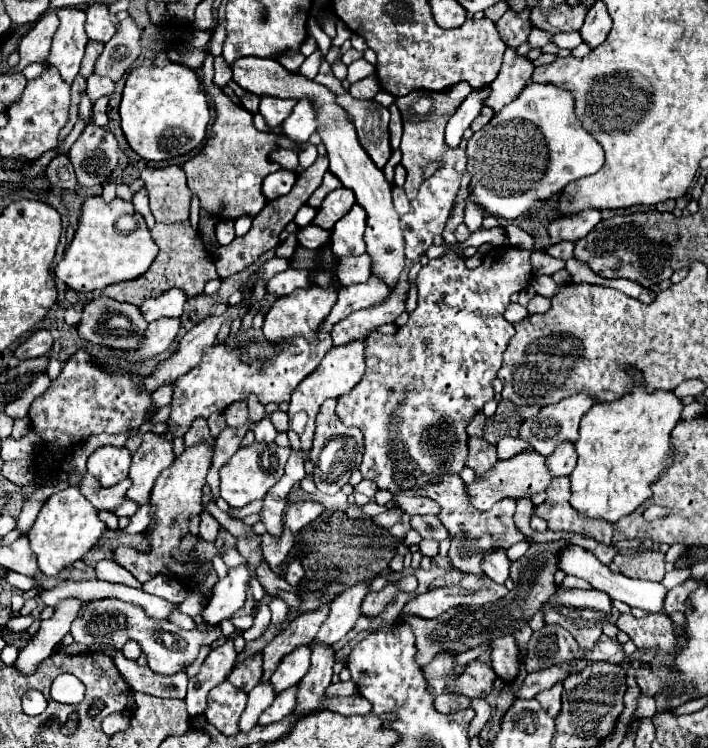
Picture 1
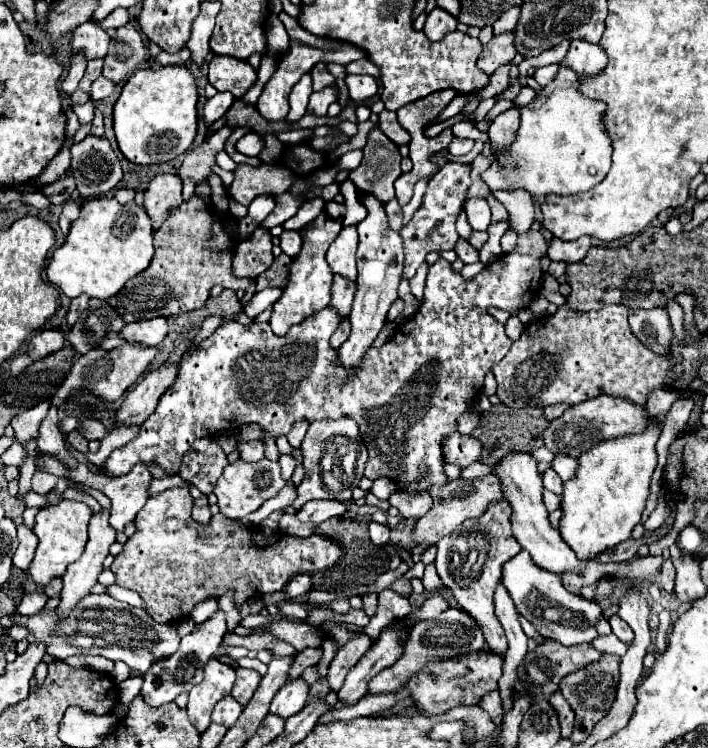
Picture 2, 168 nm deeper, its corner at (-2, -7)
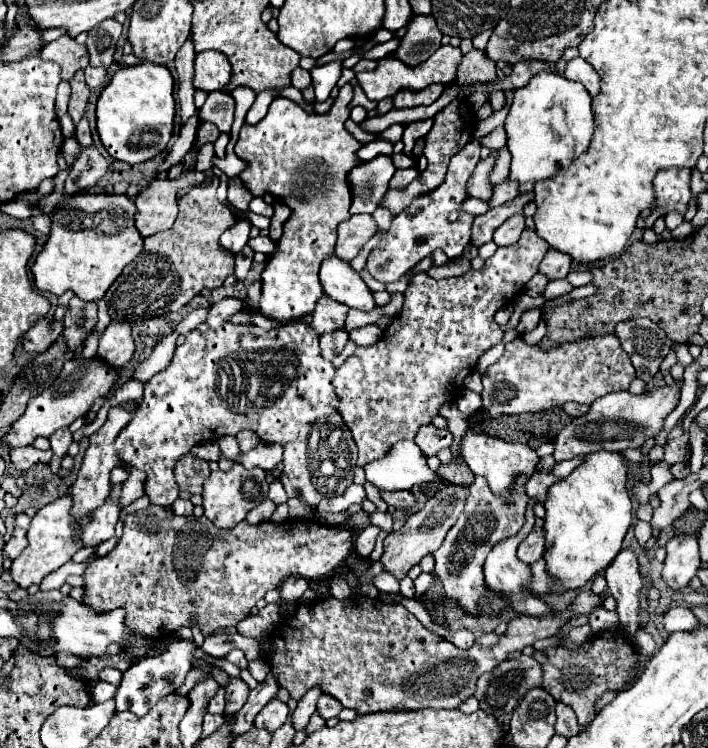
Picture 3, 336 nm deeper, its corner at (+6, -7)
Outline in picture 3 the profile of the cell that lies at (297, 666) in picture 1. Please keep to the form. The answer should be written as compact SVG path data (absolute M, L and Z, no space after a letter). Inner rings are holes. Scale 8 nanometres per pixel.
M272 698L256 716L254 720L254 726L256 728L264 728L268 732L274 732L278 730L288 718L288 706L276 698Z

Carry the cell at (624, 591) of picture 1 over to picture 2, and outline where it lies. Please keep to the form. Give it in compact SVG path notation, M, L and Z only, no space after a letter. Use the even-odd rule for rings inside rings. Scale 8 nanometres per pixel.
M526 452L514 454L514 456L508 454L508 456L504 456L502 464L498 466L496 476L500 476L506 500L510 502L510 506L514 510L514 514L512 514L514 536L522 544L522 548L530 552L534 564L556 576L562 576L566 572L584 574L588 560L578 560L576 552L572 552L572 548L562 540L560 532L554 530L548 522L548 512L542 504L542 476L536 470L536 460Z

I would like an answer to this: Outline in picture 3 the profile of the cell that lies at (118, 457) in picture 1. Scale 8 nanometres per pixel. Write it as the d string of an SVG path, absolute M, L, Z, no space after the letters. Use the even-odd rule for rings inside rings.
M224 322L224 324L222 324L220 328L216 328L216 330L208 328L206 324L198 324L198 326L186 336L186 342L184 342L182 346L176 348L170 366L168 366L166 370L158 372L152 380L148 380L148 382L144 384L144 398L142 398L142 402L140 402L140 408L138 408L138 412L134 414L134 418L130 420L130 424L118 434L114 446L116 446L118 456L120 456L122 462L126 462L126 464L136 464L136 468L140 468L140 470L144 470L144 472L148 474L148 480L146 480L146 494L148 494L150 502L152 502L152 504L160 504L160 506L170 506L172 500L176 500L176 498L178 498L178 492L180 492L180 488L178 488L178 484L176 484L176 480L174 480L174 466L176 466L176 462L178 462L194 444L198 444L198 442L202 442L202 440L210 440L210 438L212 438L212 440L218 440L218 438L222 438L222 436L226 436L226 434L236 436L240 430L252 430L252 432L258 434L258 438L260 438L262 442L268 442L268 444L272 444L272 442L276 442L276 444L290 444L290 442L298 436L298 430L300 430L302 424L312 424L312 422L316 422L318 418L336 412L338 400L336 400L336 392L334 392L332 380L334 380L334 366L332 366L332 362L326 362L326 360L320 356L316 332L312 332L312 328L308 328L306 322L294 322L294 324L282 326L282 328L270 330L270 332L264 332L264 330L260 330L258 326L252 326L252 330L250 330L250 326L238 326L238 324L230 324L230 322Z

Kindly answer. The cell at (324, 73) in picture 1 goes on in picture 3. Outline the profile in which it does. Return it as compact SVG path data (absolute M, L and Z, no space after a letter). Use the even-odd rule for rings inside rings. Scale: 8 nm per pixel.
M296 68L292 74L290 74L290 84L298 90L306 88L310 84L310 72L308 70L302 70L302 68Z

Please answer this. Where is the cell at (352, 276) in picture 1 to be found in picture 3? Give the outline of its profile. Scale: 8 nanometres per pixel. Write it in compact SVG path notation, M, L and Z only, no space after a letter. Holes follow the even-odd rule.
M322 296L320 304L316 304L316 310L312 312L310 328L314 328L318 336L340 330L344 326L346 314L348 308L344 308L344 304L336 304L334 300L328 300L328 296Z

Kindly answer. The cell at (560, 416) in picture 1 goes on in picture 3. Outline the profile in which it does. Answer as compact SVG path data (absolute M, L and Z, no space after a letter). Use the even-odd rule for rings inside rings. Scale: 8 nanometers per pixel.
M674 380L674 386L658 386L648 388L640 396L634 396L630 392L612 392L608 396L602 396L600 400L594 400L590 412L586 416L574 418L554 440L554 460L564 462L580 454L610 450L620 452L626 448L640 448L648 438L656 438L662 432L666 416L678 406L680 402L680 388L682 382Z

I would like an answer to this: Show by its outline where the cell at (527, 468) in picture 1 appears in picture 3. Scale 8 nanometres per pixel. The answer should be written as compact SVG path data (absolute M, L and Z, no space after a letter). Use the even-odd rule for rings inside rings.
M446 482L444 488L438 490L434 496L430 496L428 502L424 504L424 508L418 510L416 514L412 514L408 518L408 522L398 532L390 532L384 540L384 554L380 558L384 570L394 574L396 580L402 580L402 578L406 578L408 570L412 566L416 566L426 554L436 552L440 548L446 532L454 526L460 512L464 510L466 496L468 496L468 490L464 486L456 486L456 484Z

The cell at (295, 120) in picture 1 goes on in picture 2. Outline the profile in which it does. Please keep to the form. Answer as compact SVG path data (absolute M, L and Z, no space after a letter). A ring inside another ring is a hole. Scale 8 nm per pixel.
M324 88L324 90L314 92L314 94L310 96L310 102L308 102L306 112L308 112L308 114L312 114L312 116L322 118L322 116L326 116L326 114L328 114L328 106L330 106L332 102L336 102L334 90L332 90L332 88Z

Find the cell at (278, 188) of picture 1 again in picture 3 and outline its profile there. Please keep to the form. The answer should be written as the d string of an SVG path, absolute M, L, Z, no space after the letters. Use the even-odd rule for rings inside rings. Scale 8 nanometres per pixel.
M242 220L238 224L234 224L232 228L228 228L228 232L224 232L218 240L218 244L226 250L226 252L232 252L232 254L238 254L246 242L248 242L248 236L250 234L250 222L248 220Z

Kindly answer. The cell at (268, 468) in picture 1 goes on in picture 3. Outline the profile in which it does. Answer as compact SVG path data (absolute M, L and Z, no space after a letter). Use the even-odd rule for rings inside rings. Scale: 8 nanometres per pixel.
M234 464L228 472L216 470L210 472L210 476L204 482L202 490L202 506L204 506L204 516L216 526L216 528L234 528L238 522L246 518L246 514L262 504L268 498L268 482L266 482L266 472L262 468L252 468L246 470L242 464Z

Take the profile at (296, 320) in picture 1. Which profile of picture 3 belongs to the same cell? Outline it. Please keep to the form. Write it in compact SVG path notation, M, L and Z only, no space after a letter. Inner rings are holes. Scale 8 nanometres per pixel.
M344 84L332 104L332 108L326 114L308 114L302 106L288 98L276 98L270 104L270 110L266 118L262 118L258 124L250 126L244 124L238 136L238 142L234 146L234 152L238 158L248 162L246 170L240 174L240 180L246 190L254 192L254 196L264 196L266 192L272 194L276 200L286 204L292 214L284 222L284 234L276 244L274 254L268 256L266 268L262 272L262 296L260 296L260 312L274 320L294 320L302 318L310 312L314 312L316 302L324 294L322 284L318 280L320 264L332 256L334 244L336 244L336 226L350 218L350 184L348 174L354 166L360 166L364 160L356 156L356 152L362 148L362 144L344 128L344 122L350 118L350 100L352 100L352 86Z

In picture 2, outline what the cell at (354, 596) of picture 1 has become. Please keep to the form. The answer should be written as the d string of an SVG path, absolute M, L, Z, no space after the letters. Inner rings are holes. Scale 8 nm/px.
M304 648L298 656L296 656L296 664L292 666L292 672L290 672L290 680L292 678L298 678L308 666L316 666L322 658L322 648Z

